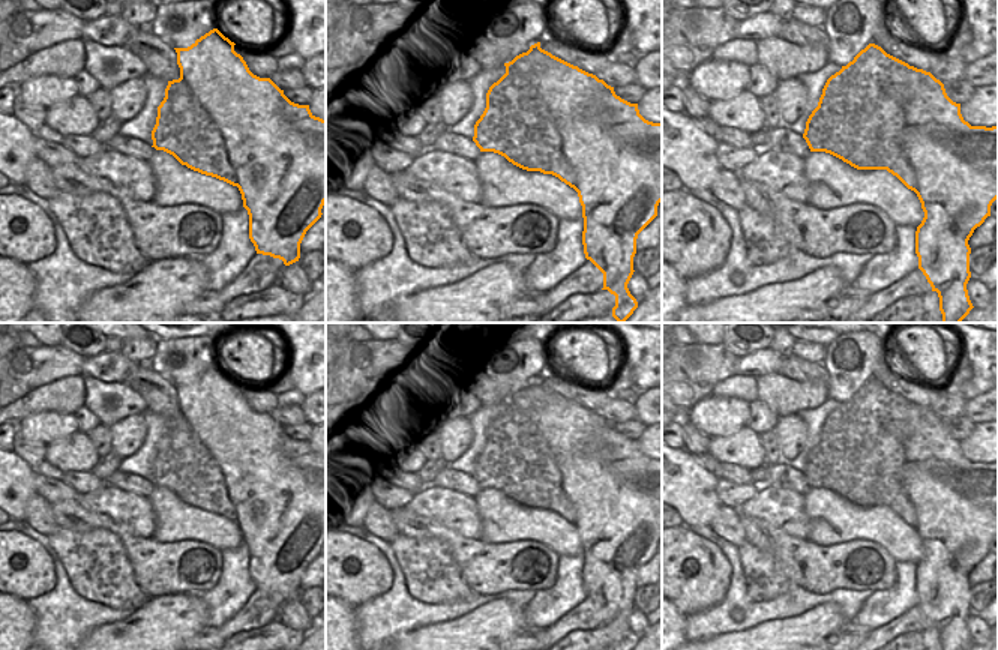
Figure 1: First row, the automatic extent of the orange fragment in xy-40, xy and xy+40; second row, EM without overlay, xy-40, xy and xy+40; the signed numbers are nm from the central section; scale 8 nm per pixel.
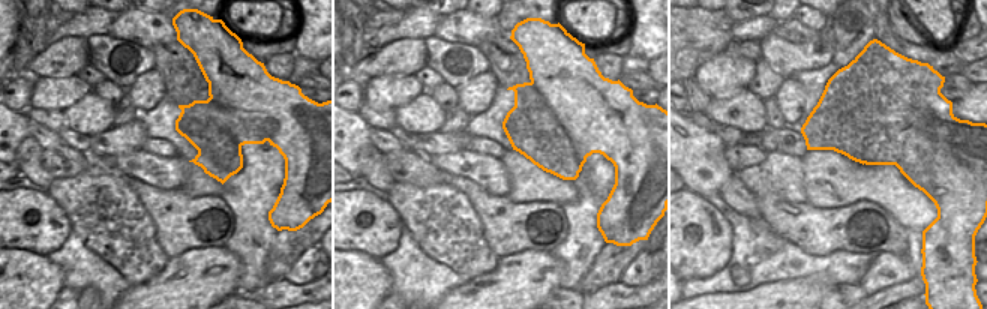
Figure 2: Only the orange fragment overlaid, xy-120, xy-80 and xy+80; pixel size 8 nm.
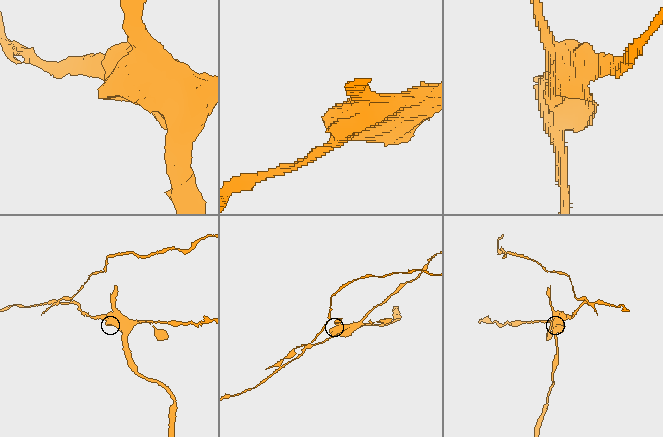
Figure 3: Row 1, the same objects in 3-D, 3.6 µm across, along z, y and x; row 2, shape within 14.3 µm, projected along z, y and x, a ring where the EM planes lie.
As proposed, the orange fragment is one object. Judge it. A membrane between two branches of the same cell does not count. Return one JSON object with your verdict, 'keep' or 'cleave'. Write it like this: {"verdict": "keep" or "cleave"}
{"verdict": "cleave"}

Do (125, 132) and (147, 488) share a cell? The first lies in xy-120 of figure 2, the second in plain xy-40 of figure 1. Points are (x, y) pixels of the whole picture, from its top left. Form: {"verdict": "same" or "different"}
{"verdict": "different"}

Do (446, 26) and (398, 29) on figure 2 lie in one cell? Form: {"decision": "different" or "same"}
{"decision": "different"}

